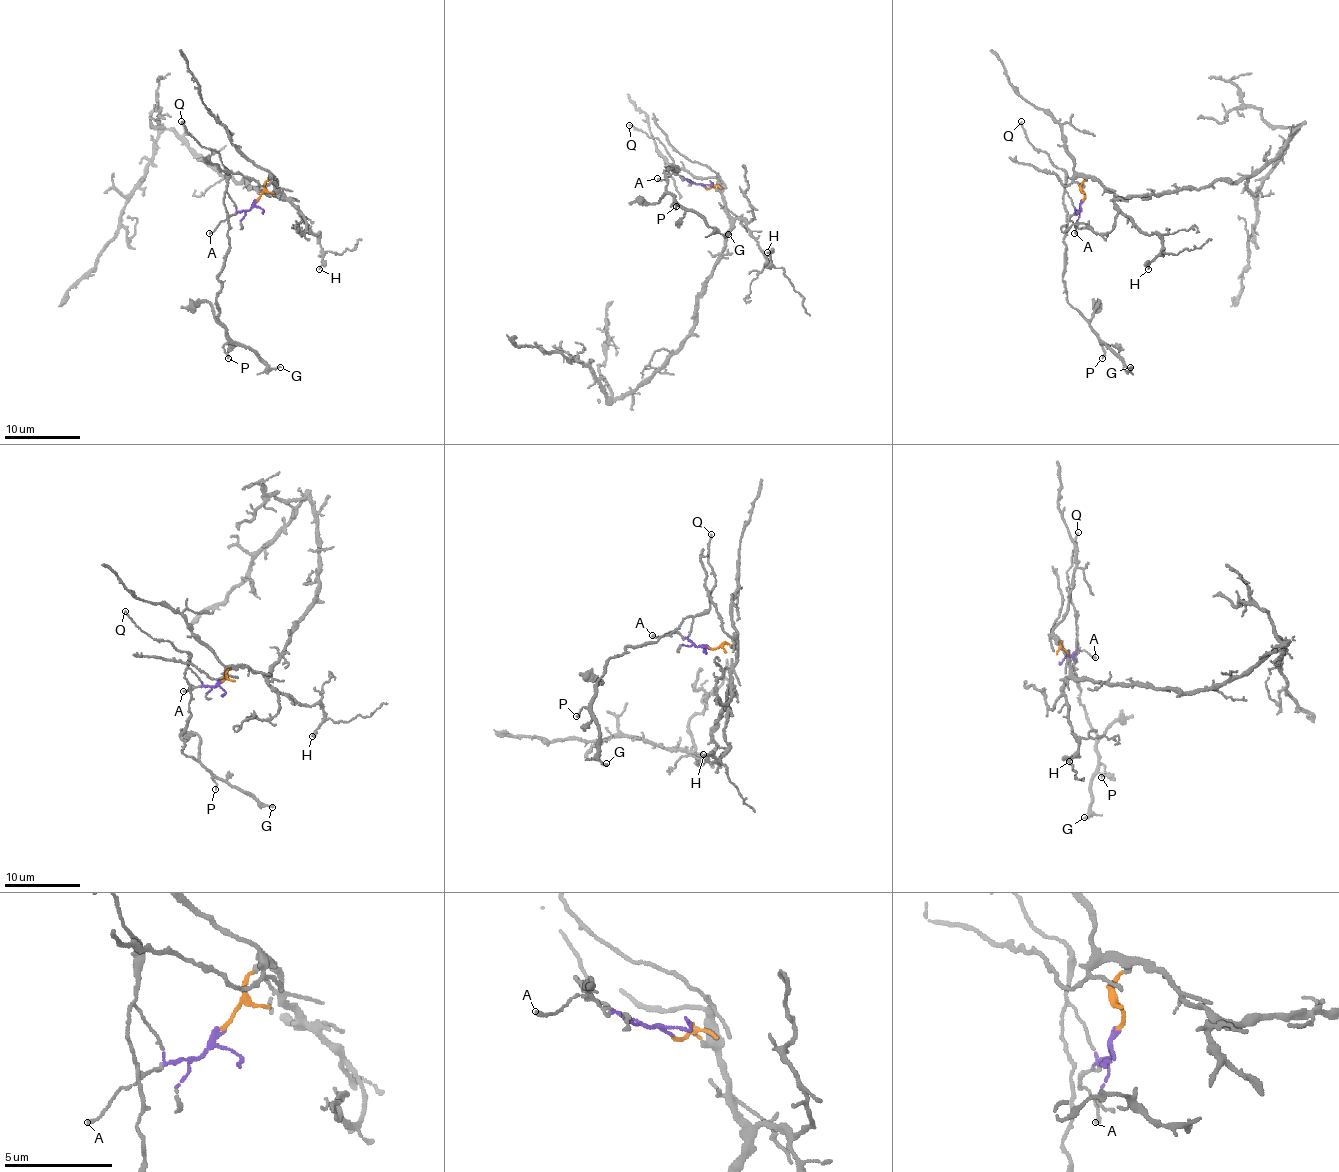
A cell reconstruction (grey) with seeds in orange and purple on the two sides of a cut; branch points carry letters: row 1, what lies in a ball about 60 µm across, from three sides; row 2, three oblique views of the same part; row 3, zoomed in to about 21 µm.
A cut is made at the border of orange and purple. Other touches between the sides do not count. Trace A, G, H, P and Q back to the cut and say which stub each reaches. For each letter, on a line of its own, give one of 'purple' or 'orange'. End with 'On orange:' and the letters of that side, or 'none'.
A: purple
G: purple
H: orange
P: purple
Q: purple
On orange: H

